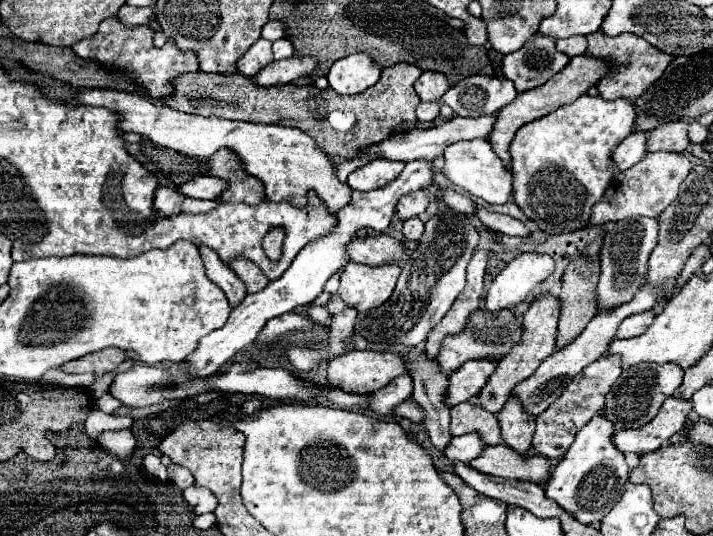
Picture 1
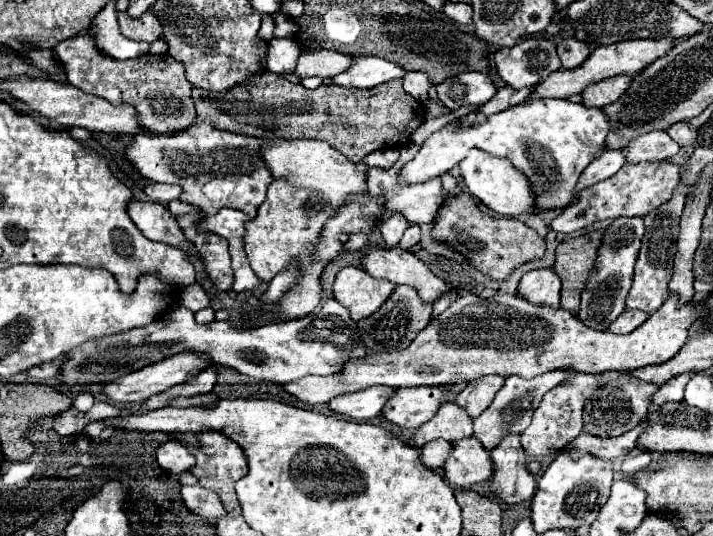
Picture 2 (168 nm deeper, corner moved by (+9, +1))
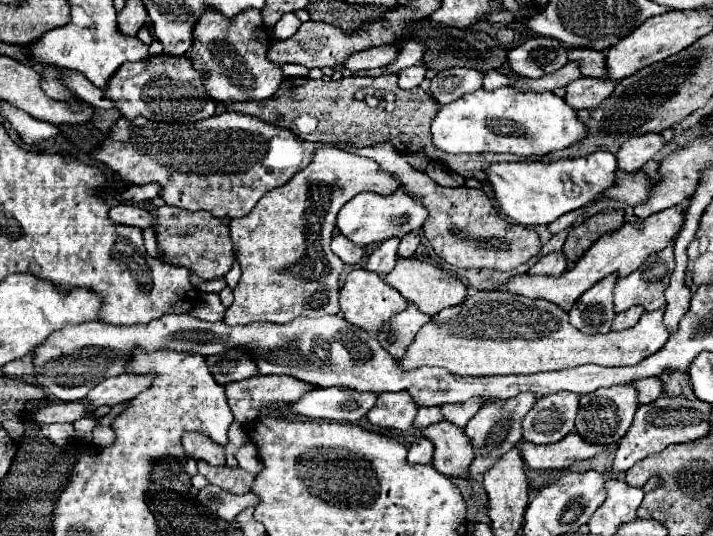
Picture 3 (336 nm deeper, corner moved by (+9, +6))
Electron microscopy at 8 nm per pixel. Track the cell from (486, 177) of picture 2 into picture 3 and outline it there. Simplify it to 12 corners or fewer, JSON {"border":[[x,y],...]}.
{"border":[[616,156],[496,162],[486,184],[516,224],[550,224],[614,180]]}

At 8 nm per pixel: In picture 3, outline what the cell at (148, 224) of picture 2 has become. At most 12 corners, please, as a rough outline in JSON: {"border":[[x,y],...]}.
{"border":[[116,204],[110,218],[138,228],[154,226],[154,216],[136,204]]}

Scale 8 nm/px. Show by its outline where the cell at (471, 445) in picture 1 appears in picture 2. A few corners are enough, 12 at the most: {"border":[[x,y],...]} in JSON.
{"border":[[428,441],[420,447],[420,463],[438,469],[450,451],[450,441]]}

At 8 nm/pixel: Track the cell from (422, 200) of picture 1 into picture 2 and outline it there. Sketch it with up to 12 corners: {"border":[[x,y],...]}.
{"border":[[392,215],[380,227],[386,249],[396,247],[410,223]]}

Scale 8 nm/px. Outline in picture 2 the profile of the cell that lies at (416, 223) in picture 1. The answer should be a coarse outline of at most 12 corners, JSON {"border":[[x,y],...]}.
{"border":[[420,227],[406,229],[400,247],[410,249],[420,241]]}

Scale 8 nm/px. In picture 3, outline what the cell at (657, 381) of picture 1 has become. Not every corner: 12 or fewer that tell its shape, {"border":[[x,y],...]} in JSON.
{"border":[[632,384],[580,396],[576,432],[616,444],[638,410]]}

